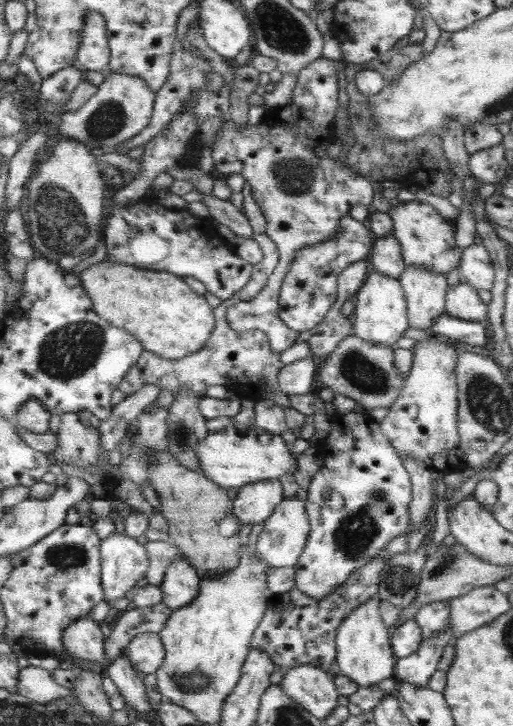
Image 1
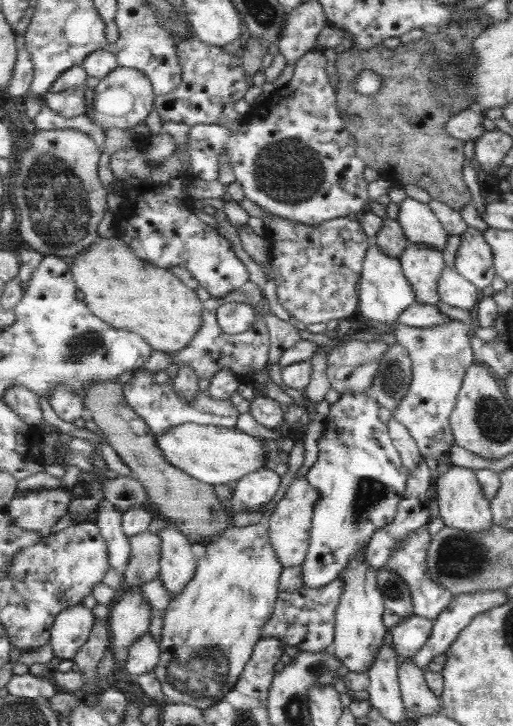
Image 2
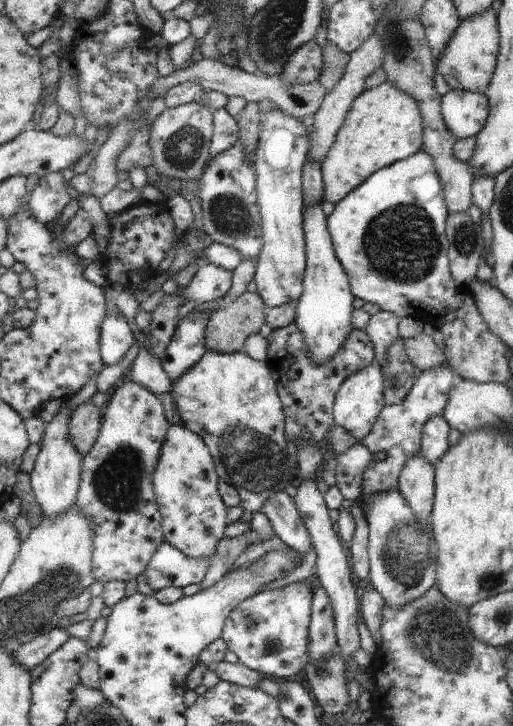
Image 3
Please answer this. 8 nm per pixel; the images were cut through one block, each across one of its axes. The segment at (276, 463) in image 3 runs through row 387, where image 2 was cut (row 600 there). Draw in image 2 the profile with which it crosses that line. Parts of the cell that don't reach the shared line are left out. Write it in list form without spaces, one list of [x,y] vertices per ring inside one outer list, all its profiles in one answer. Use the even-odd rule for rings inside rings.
[[[233,518],[229,522],[229,526],[225,528],[225,532],[221,536],[217,536],[213,542],[205,548],[205,554],[197,563],[197,570],[193,580],[183,588],[183,590],[173,597],[170,606],[163,612],[164,627],[162,631],[162,638],[160,639],[161,646],[161,662],[155,668],[154,674],[162,684],[162,691],[165,693],[167,702],[175,704],[190,704],[197,706],[202,710],[207,710],[211,706],[219,704],[225,698],[227,693],[232,692],[236,687],[240,677],[244,675],[247,663],[251,660],[254,648],[262,640],[262,632],[264,627],[269,623],[273,612],[276,610],[277,600],[281,592],[281,573],[285,570],[281,560],[277,558],[276,549],[271,544],[268,526],[261,526],[256,523],[245,527],[235,526]]]

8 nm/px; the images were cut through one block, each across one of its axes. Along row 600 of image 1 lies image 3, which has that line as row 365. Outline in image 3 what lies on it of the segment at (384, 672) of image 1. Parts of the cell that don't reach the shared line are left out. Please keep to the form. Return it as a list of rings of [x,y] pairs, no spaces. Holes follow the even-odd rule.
[[[373,361],[369,366],[348,376],[347,380],[342,382],[341,388],[335,396],[334,419],[336,424],[341,425],[345,430],[352,432],[358,438],[358,443],[353,448],[350,448],[345,454],[338,456],[340,466],[336,471],[336,486],[341,489],[346,499],[355,500],[362,494],[363,477],[368,464],[373,458],[371,451],[362,442],[372,431],[381,411],[385,408],[384,384],[385,379],[382,366]]]

